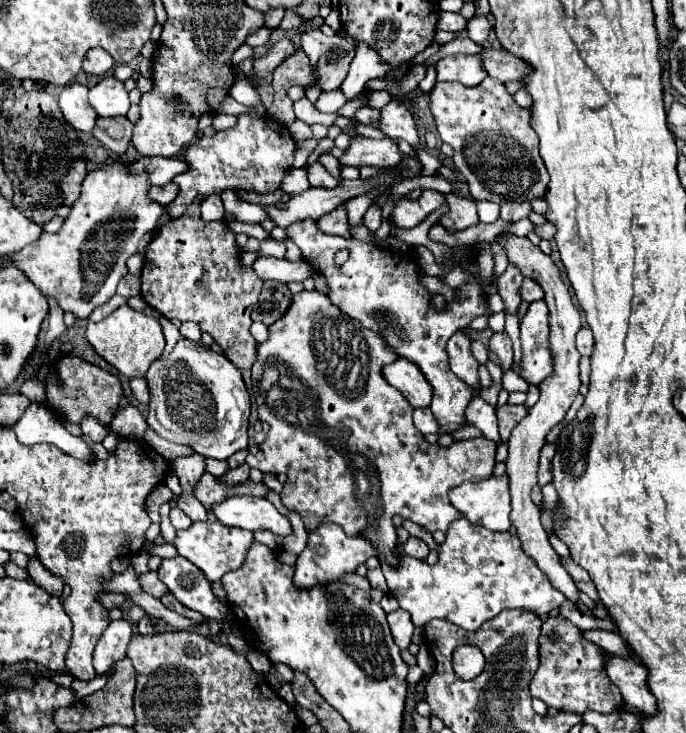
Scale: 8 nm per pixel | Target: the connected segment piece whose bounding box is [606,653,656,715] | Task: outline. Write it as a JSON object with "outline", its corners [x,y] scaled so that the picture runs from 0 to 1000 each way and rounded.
{"outline":[[[886,891],[883,918],[892,926],[892,932],[904,940],[910,959],[933,967],[942,975],[956,973],[956,954],[942,935],[945,915],[930,902]]]}

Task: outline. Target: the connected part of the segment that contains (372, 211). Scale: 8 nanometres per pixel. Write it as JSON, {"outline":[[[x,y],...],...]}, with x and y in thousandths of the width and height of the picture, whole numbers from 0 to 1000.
{"outline":[[[551,277],[539,280],[536,285],[536,299],[531,299],[531,307],[539,312],[539,315],[548,315],[557,304],[557,282]]]}

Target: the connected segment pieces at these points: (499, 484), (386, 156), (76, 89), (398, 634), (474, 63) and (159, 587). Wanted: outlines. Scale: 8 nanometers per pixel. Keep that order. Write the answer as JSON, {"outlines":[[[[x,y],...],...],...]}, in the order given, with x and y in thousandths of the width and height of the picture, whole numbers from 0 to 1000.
{"outlines":[[[[738,645],[676,659],[659,667],[656,683],[676,705],[714,724],[741,724],[746,719]]],[[[516,190],[496,217],[499,225],[545,225],[545,228],[574,228],[586,217],[580,195],[571,190]]],[[[99,116],[87,130],[87,149],[93,162],[120,181],[134,181],[140,171],[140,151],[128,141],[128,119]]],[[[571,834],[566,836],[566,853],[571,858],[571,866],[574,866],[574,874],[583,885],[595,885],[598,880],[598,872],[601,872],[601,861],[603,861],[603,853],[598,847],[598,839],[595,834]]],[[[659,75],[636,86],[636,111],[671,111],[691,119],[708,105],[697,75]]],[[[216,779],[216,782],[207,782],[207,784],[201,787],[201,795],[204,795],[207,806],[213,806],[216,812],[236,814],[236,812],[242,809],[242,801],[239,801],[239,795],[236,795],[236,793],[230,790],[230,784],[227,784],[227,782],[222,782],[222,779]]]]}

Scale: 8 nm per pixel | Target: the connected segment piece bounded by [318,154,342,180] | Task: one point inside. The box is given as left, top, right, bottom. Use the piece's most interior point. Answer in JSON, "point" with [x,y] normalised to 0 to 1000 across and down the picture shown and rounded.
{"point":[483,224]}

